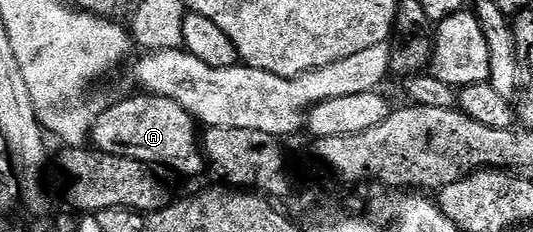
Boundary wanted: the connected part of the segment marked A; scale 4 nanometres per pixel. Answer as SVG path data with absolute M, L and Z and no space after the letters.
M136 93L136 98L123 98L104 109L91 128L94 149L106 154L129 156L152 167L168 166L179 174L199 174L205 170L205 158L197 143L197 123L177 100L165 96Z

